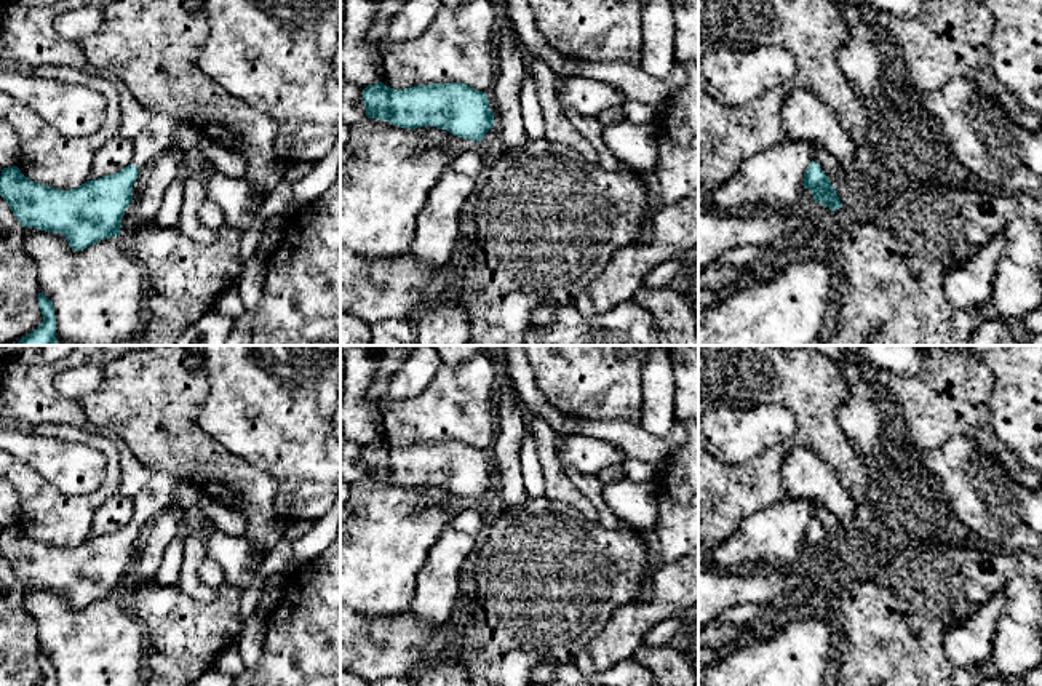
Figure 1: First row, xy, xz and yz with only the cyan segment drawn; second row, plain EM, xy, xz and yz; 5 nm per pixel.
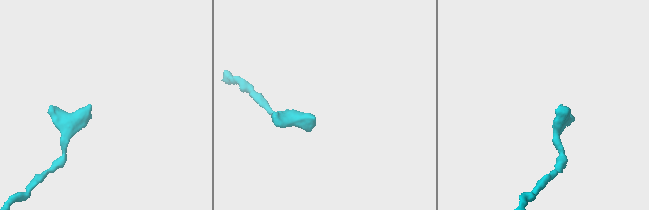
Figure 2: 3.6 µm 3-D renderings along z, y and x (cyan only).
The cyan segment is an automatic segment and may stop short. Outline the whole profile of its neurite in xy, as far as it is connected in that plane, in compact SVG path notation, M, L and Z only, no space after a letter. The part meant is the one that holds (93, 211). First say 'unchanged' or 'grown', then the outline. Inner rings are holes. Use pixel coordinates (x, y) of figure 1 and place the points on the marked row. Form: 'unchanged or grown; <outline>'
grown; M153 114L133 141L131 165L77 189L54 189L30 181L18 166L3 168L0 195L22 227L62 233L74 251L118 237L139 170L171 149L179 123L169 114Z

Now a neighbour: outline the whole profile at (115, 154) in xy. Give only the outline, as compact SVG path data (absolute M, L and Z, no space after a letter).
M117 134L94 157L89 181L121 171L133 163L133 141Z

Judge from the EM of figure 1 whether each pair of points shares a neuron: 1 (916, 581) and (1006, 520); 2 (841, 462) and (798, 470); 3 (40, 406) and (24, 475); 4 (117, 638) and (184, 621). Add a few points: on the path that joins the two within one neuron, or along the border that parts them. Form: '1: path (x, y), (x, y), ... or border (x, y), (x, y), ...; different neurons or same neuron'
1: border (985, 546), (994, 550), (1022, 552); different neurons
2: border (793, 448), (812, 448), (836, 474); different neurons
3: border (16, 421), (29, 424), (74, 424); different neurons
4: border (127, 608), (143, 630), (146, 651); different neurons

